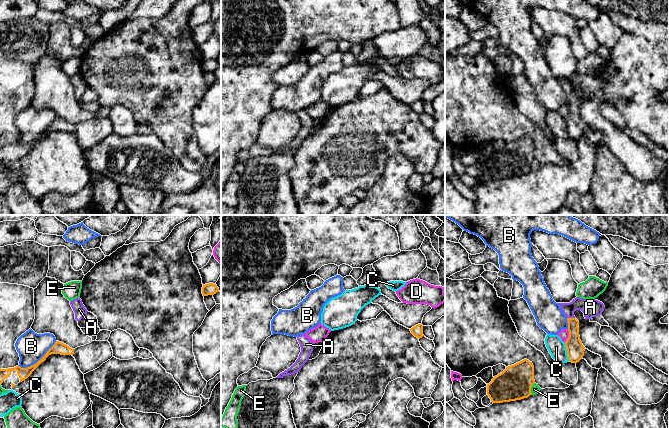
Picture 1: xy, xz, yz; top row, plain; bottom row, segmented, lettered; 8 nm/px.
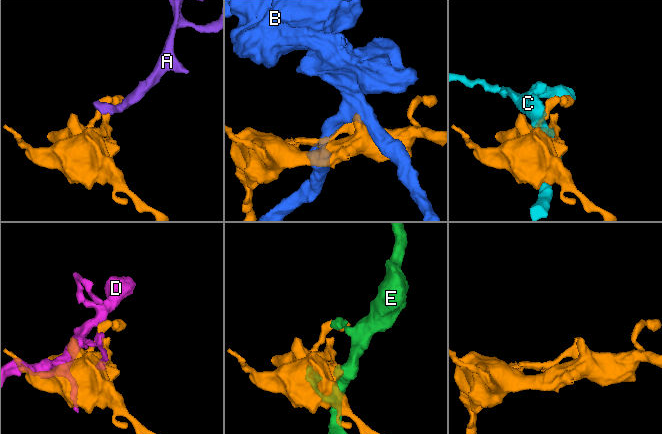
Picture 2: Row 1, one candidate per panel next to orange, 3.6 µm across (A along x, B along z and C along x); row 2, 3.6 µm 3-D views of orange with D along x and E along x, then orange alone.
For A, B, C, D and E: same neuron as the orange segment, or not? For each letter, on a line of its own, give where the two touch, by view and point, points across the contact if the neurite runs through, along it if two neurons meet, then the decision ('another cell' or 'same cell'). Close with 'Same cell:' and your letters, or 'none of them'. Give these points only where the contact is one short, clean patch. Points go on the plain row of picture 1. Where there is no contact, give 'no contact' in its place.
A: yz (571, 94) | across yz (574, 122), (571, 94), (576, 83), (590, 83) | same cell
B: xy (38, 137) | another cell
C: yz (567, 127) | another cell
D: yz (569, 112) | another cell
E: yz (530, 164) | another cell
Same cell: A

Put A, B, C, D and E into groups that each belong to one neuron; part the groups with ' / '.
A / B / C / D / E

